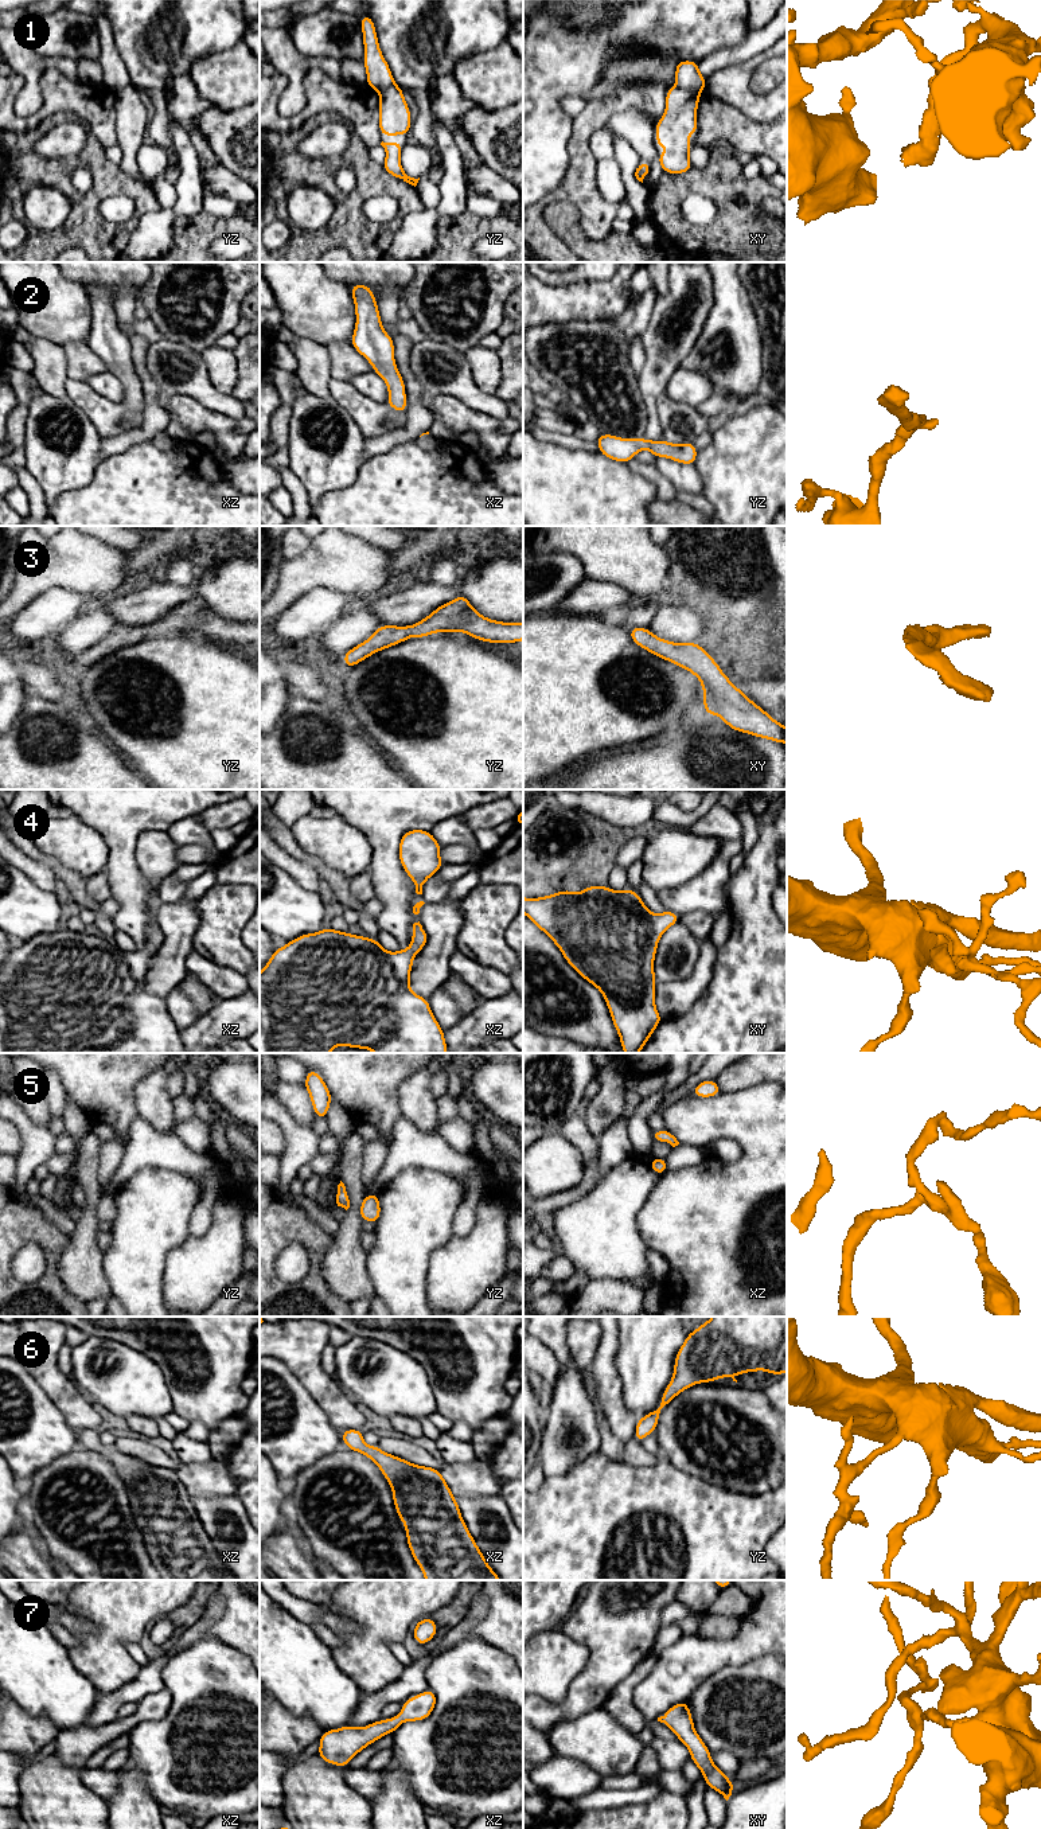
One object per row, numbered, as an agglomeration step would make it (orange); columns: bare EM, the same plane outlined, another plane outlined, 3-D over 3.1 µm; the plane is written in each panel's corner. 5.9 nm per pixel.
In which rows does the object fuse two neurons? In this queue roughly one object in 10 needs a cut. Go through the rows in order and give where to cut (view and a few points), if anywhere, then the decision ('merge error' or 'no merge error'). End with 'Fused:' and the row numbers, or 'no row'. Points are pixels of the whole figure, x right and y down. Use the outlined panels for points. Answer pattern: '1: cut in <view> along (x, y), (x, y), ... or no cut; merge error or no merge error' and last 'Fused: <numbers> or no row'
1: cut in xy along (675, 86), (701, 92); merge error
2: no cut; no merge error
3: no cut; no merge error
4: no cut; no merge error
5: no cut; no merge error
6: no cut; no merge error
7: no cut; no merge error
Fused: 1

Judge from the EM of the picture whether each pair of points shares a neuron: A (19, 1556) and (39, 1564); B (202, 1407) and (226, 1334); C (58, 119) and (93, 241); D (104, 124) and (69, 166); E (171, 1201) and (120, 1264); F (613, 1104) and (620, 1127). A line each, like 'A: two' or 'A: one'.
A: one
B: one
C: one
D: two
E: one
F: two

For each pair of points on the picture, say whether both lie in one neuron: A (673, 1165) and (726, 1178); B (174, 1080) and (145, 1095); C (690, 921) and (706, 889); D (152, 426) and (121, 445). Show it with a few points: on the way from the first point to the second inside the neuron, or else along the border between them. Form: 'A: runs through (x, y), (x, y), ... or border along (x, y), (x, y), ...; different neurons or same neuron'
A: border along (705, 1158), (697, 1165), (667, 1172); different neurons
B: border along (167, 1076), (167, 1094), (172, 1099); different neurons
C: border along (714, 915), (706, 911), (689, 911), (679, 916); different neurons
D: runs through (144, 433), (129, 437); same neuron

